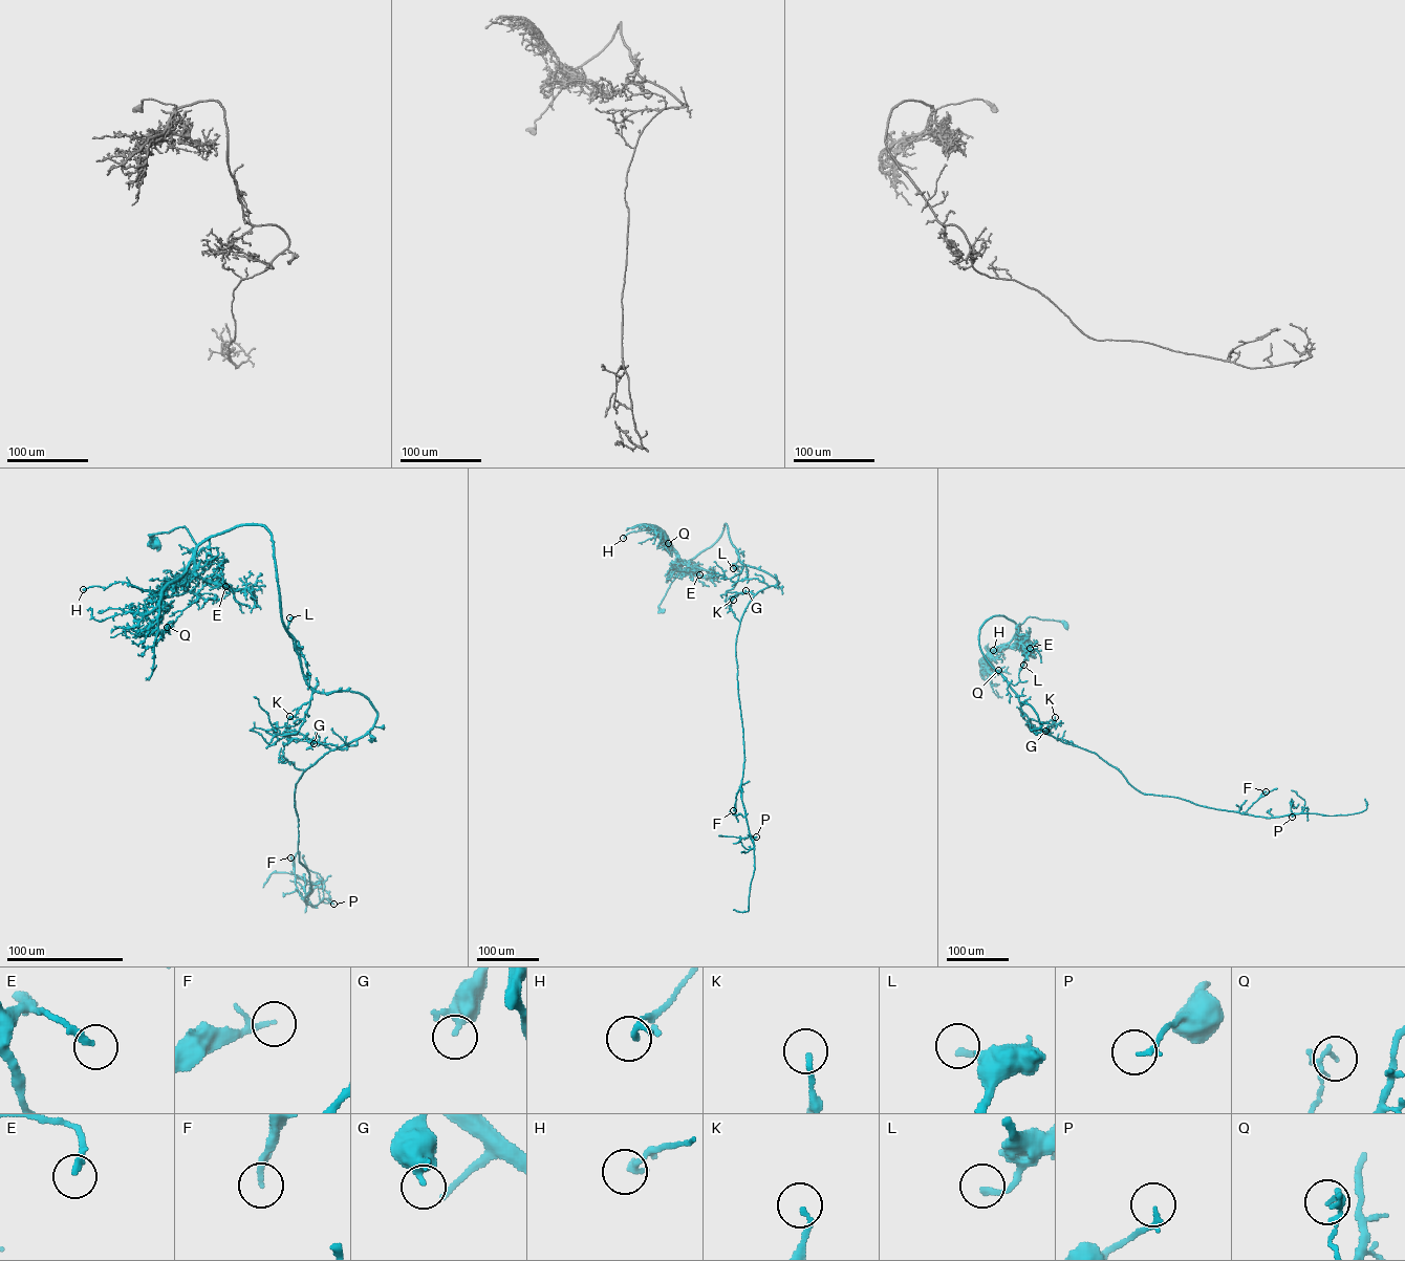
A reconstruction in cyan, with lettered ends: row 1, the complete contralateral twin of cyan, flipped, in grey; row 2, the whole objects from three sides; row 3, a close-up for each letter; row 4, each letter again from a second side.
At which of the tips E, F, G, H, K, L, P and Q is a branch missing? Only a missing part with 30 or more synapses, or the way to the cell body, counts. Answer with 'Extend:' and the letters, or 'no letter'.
Extend: no letter

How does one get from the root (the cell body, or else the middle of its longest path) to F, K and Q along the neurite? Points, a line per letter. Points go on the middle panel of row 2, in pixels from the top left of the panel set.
F: (663, 611), (683, 563), (725, 524), (741, 562), (779, 583), (752, 598), (736, 636), (744, 761), (733, 810)
K: (663, 611), (658, 606), (683, 563), (712, 545), (725, 524), (741, 562), (779, 583), (733, 600)
Q: (663, 611), (658, 606), (684, 563), (664, 530), (668, 543)

